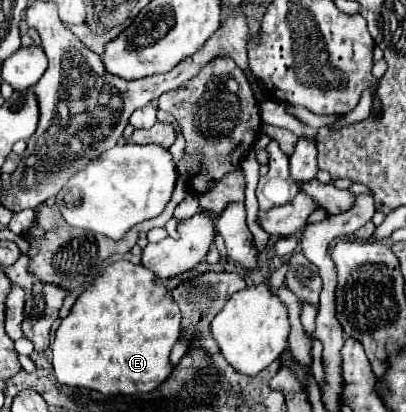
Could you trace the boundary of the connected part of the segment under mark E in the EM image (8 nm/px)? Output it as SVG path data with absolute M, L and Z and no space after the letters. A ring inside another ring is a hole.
M115 262L111 266L105 268L105 272L77 298L71 314L67 318L61 320L61 326L57 328L55 332L55 342L51 344L51 352L53 352L53 368L55 368L55 378L59 384L65 384L65 386L75 386L75 388L87 388L87 390L95 390L95 392L101 392L101 394L107 394L107 396L115 396L115 394L149 394L153 392L155 388L159 388L173 372L173 364L169 360L169 354L171 354L171 348L173 344L177 342L179 338L179 332L181 332L181 310L179 306L175 304L173 296L167 292L167 288L163 288L159 284L159 280L155 278L155 274L151 270L147 270L145 266L139 266L139 264L131 264L131 262Z

